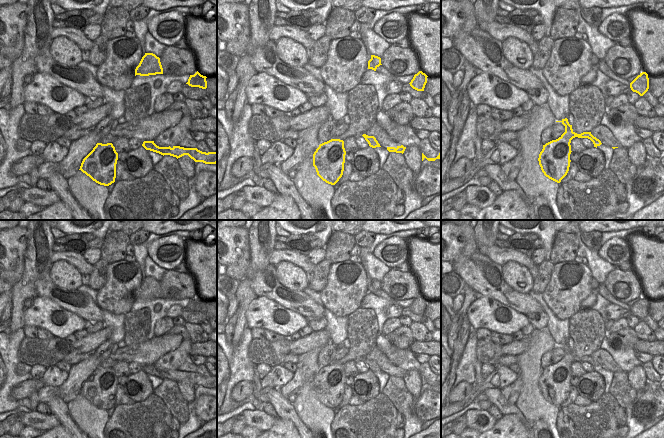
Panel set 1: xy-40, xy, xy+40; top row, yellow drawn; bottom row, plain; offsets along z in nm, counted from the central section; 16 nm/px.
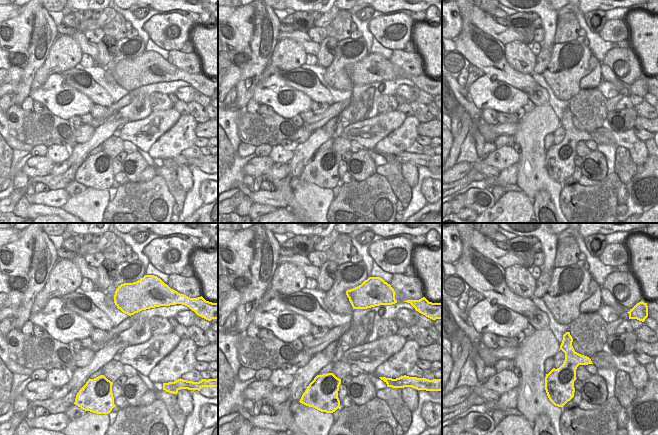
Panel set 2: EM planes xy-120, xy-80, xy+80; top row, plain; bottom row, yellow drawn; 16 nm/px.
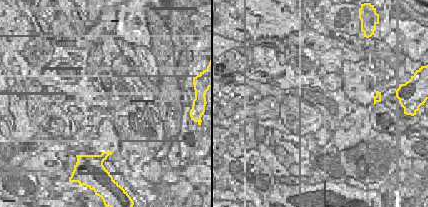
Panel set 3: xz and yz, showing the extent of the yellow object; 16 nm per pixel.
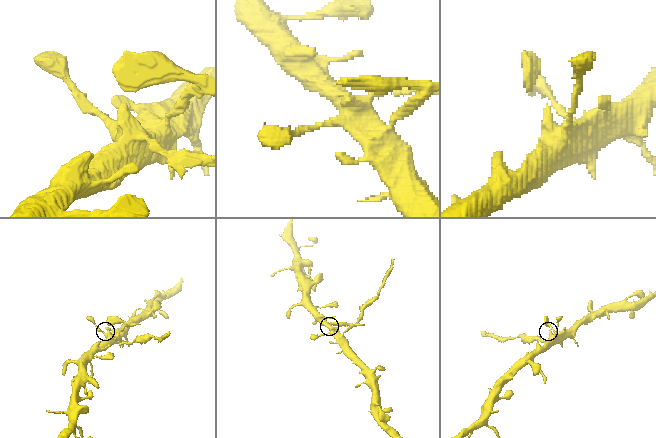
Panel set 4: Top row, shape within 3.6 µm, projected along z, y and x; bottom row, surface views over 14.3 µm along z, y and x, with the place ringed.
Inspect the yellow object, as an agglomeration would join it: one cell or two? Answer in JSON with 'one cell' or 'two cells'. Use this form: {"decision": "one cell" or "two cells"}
{"decision": "two cells"}

